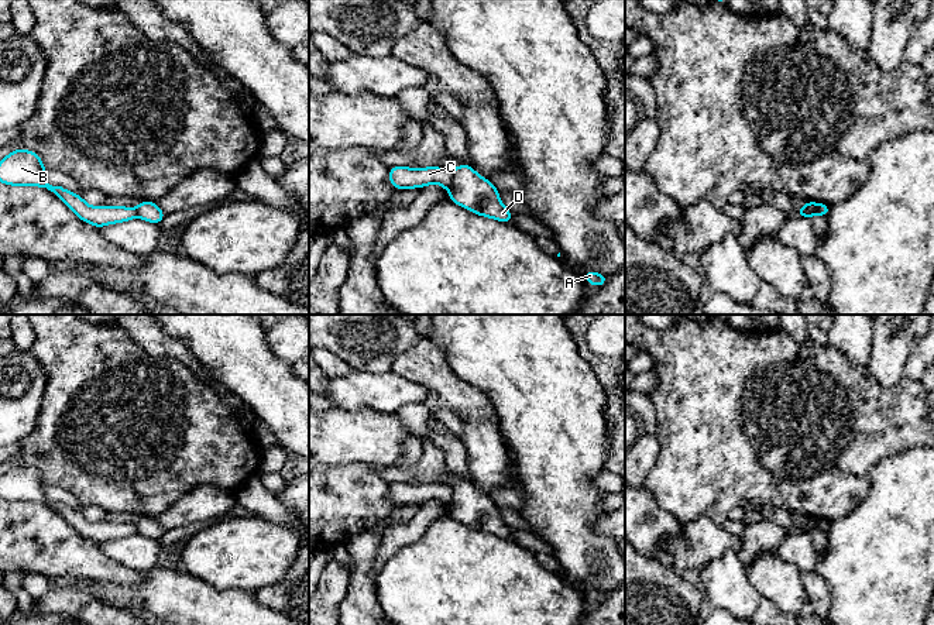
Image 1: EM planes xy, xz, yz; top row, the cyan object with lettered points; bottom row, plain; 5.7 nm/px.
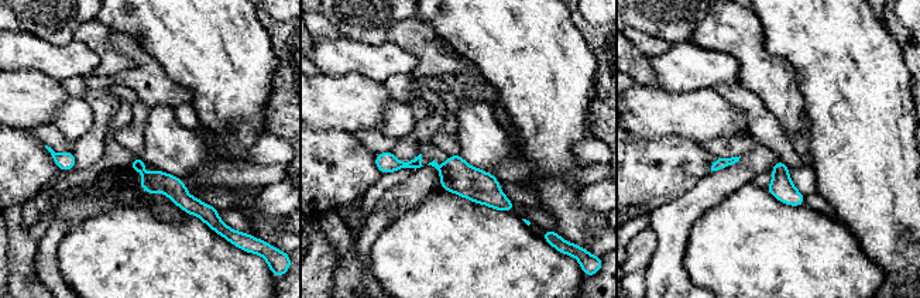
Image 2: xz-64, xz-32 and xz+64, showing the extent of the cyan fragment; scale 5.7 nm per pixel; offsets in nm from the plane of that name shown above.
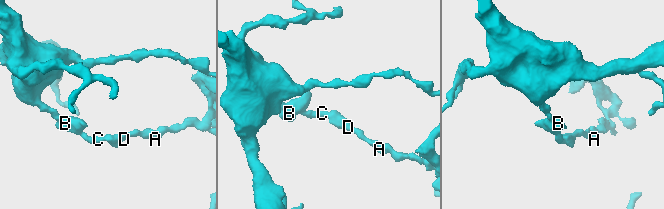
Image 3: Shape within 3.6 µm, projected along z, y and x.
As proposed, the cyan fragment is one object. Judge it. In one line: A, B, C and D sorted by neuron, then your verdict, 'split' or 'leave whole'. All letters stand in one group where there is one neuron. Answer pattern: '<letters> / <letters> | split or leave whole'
A D / B C | split

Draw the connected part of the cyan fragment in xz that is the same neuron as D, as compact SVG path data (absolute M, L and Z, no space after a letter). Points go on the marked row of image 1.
M468 164L459 165L453 171L453 186L449 199L470 212L512 223L512 213L501 203L498 189L480 176Z

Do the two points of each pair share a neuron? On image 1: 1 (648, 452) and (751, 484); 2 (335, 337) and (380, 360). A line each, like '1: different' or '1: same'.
1: different
2: same

